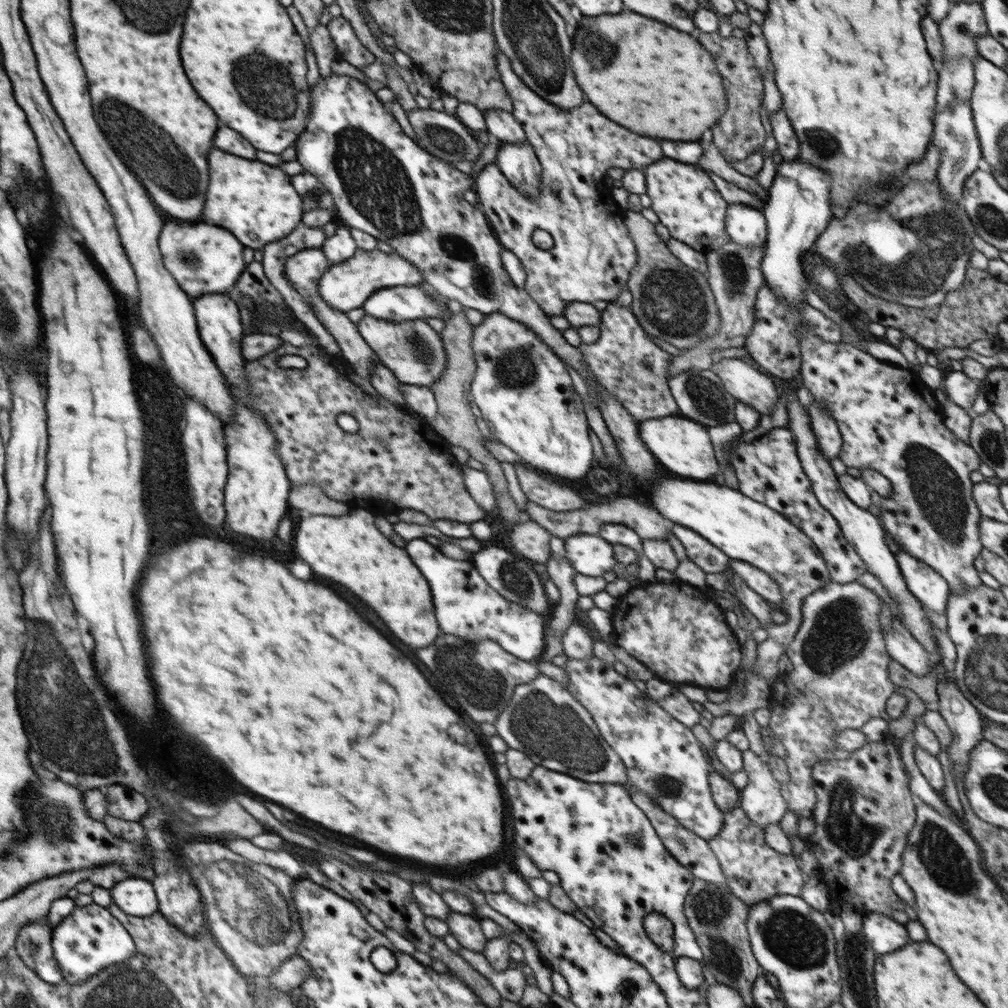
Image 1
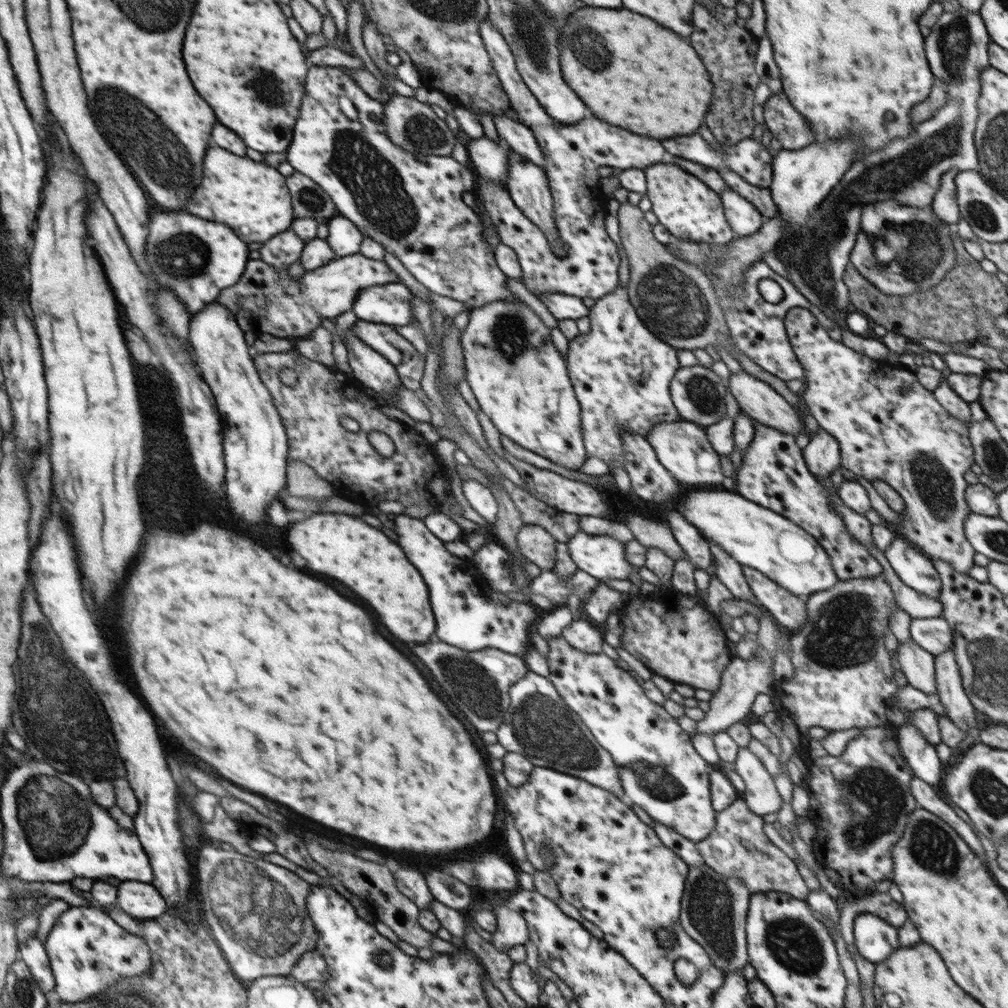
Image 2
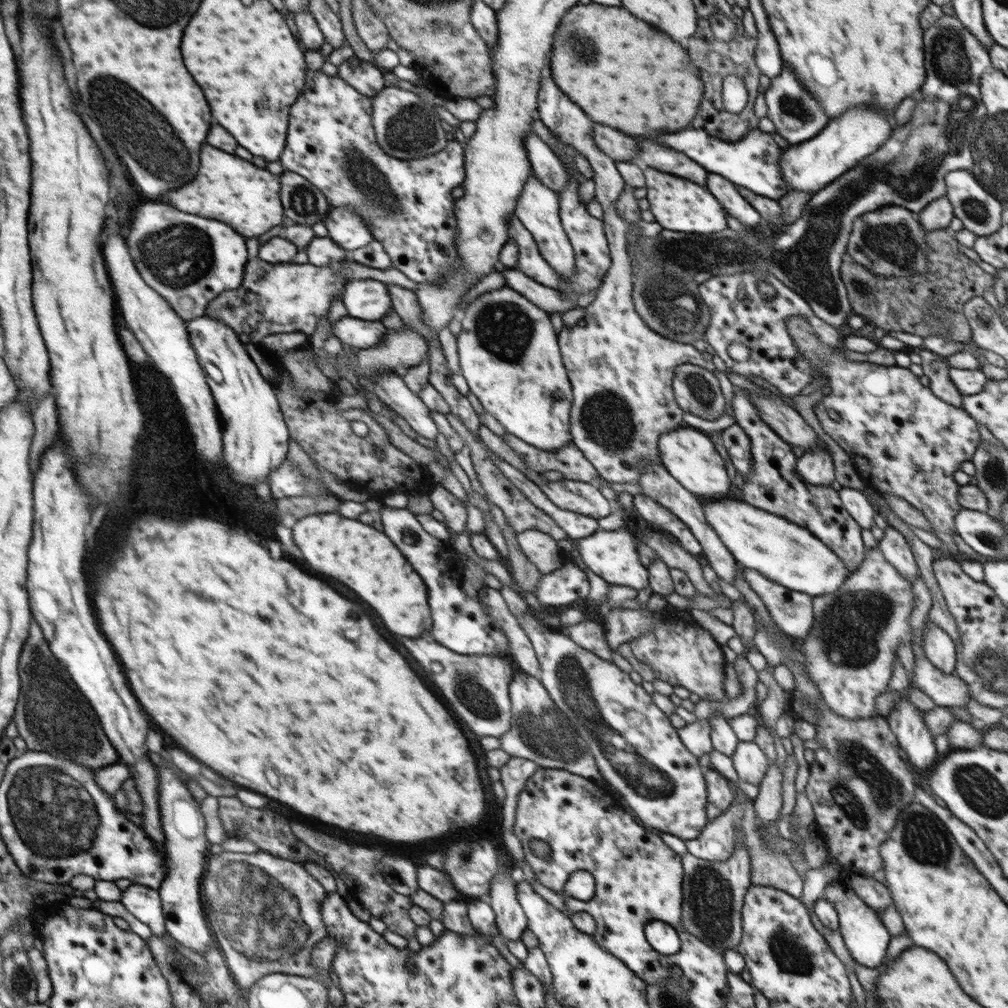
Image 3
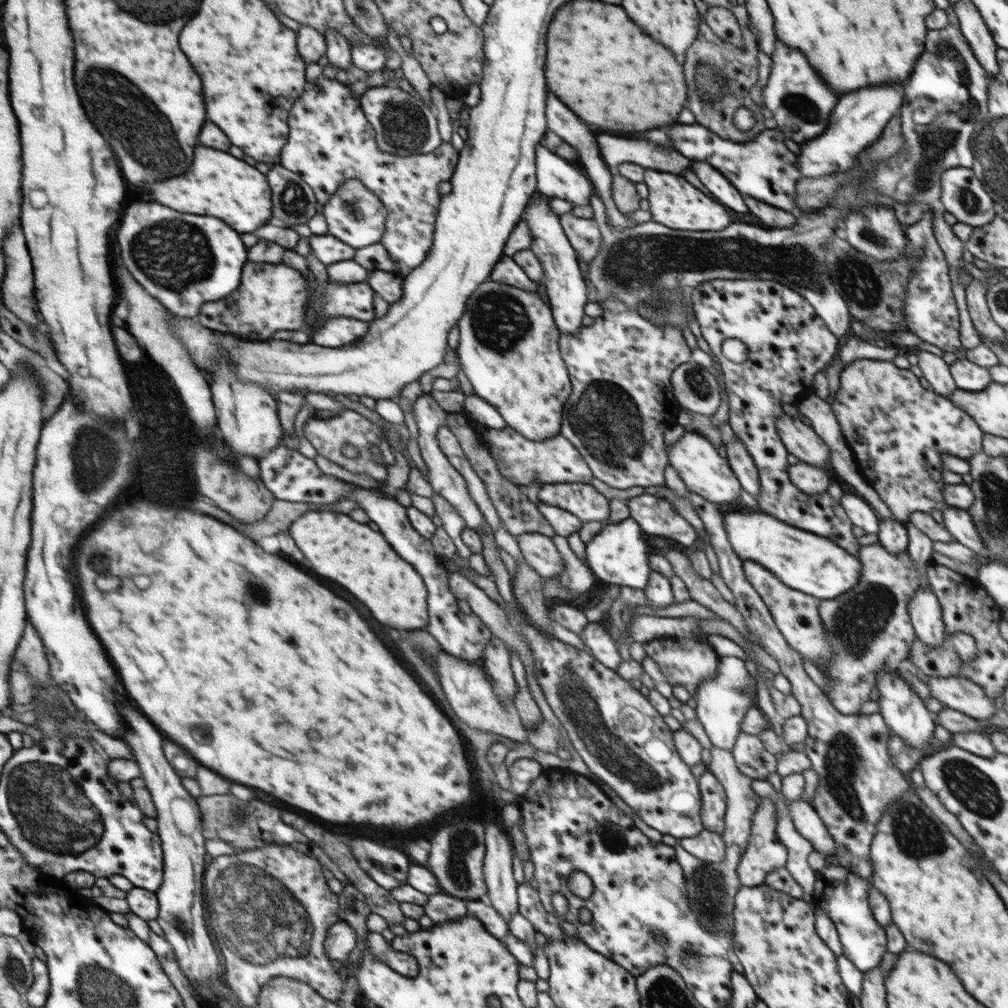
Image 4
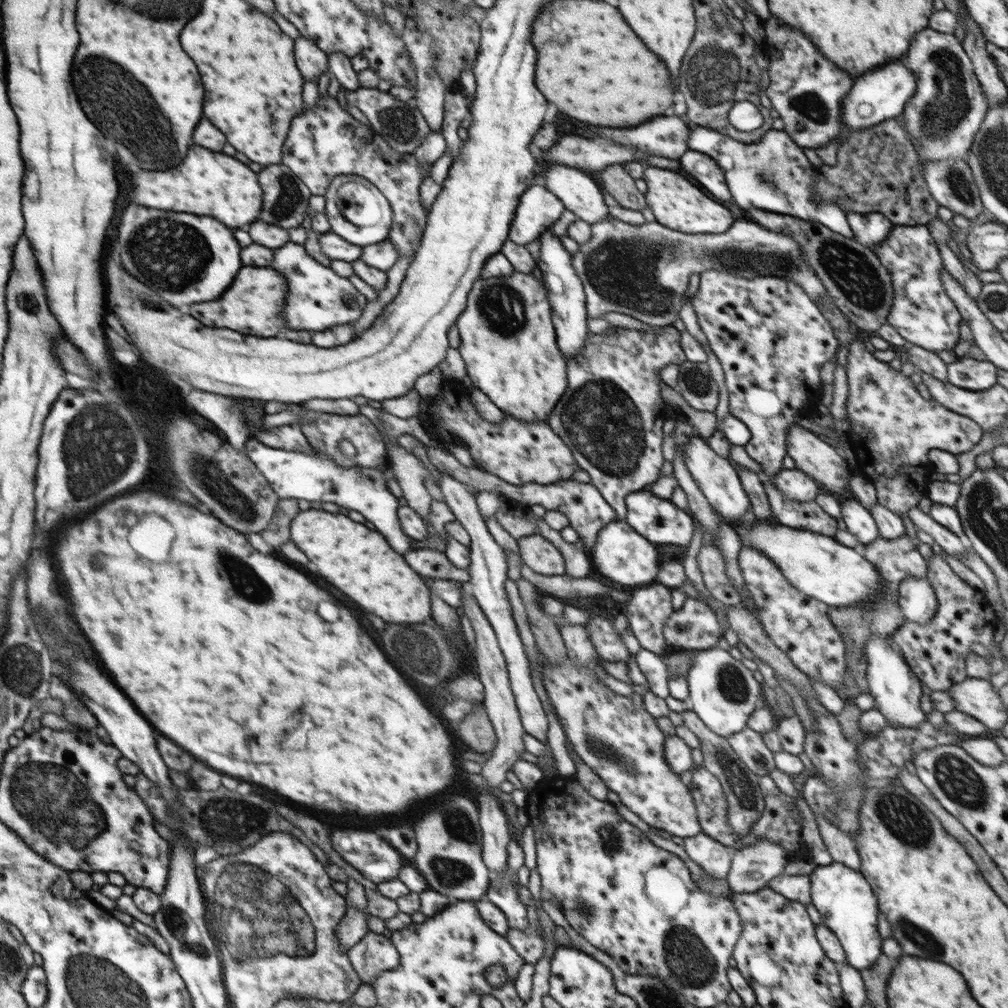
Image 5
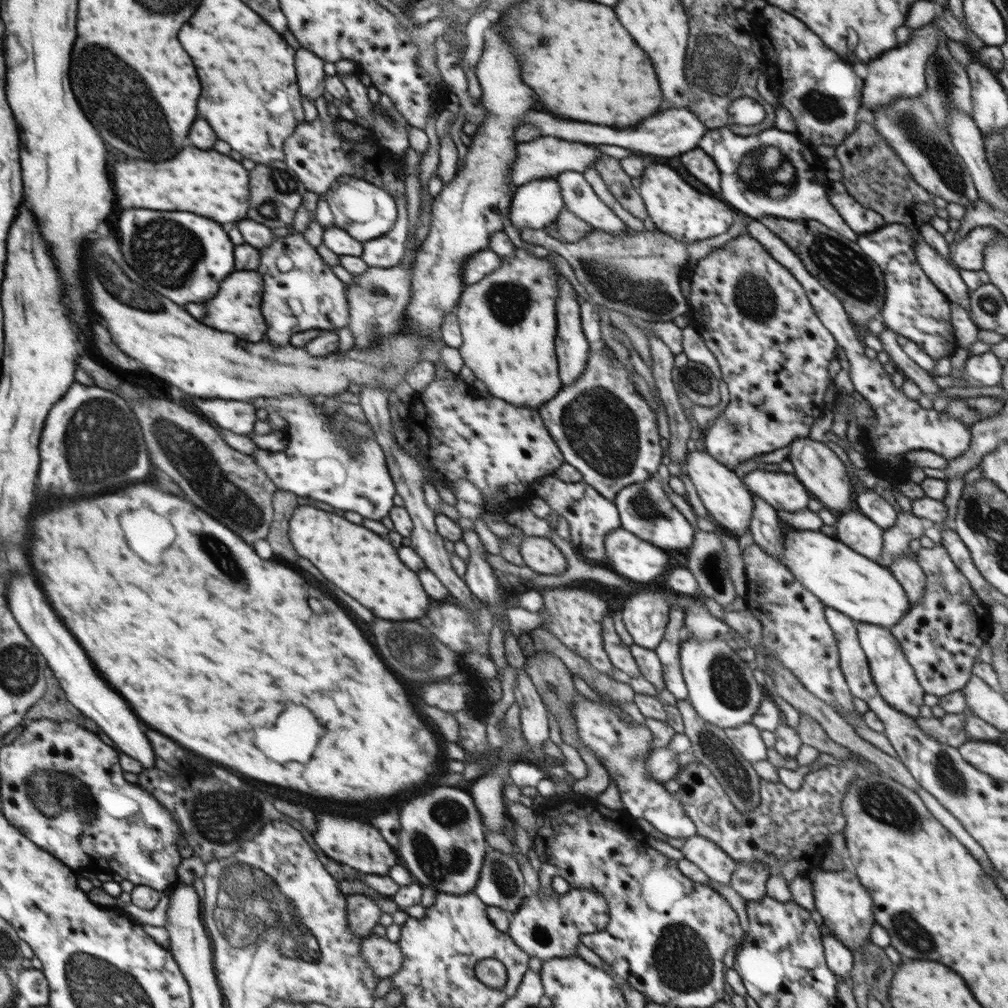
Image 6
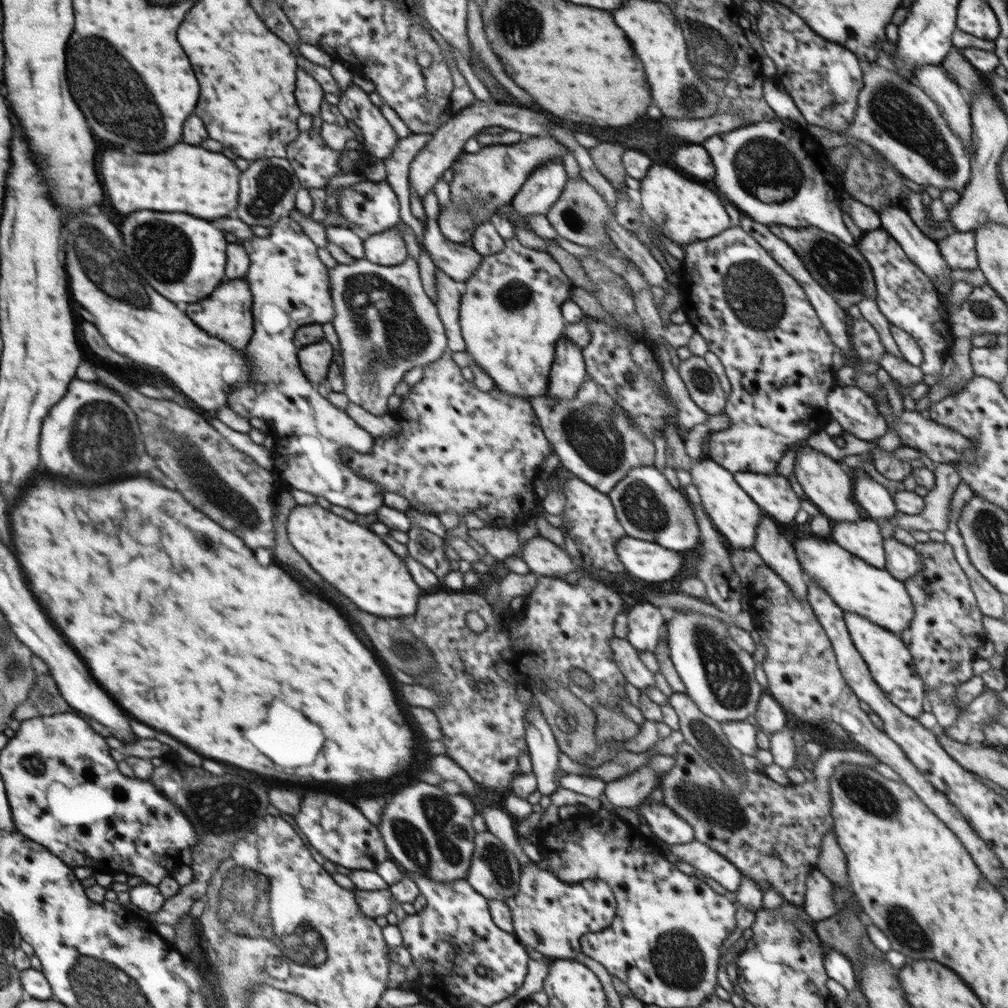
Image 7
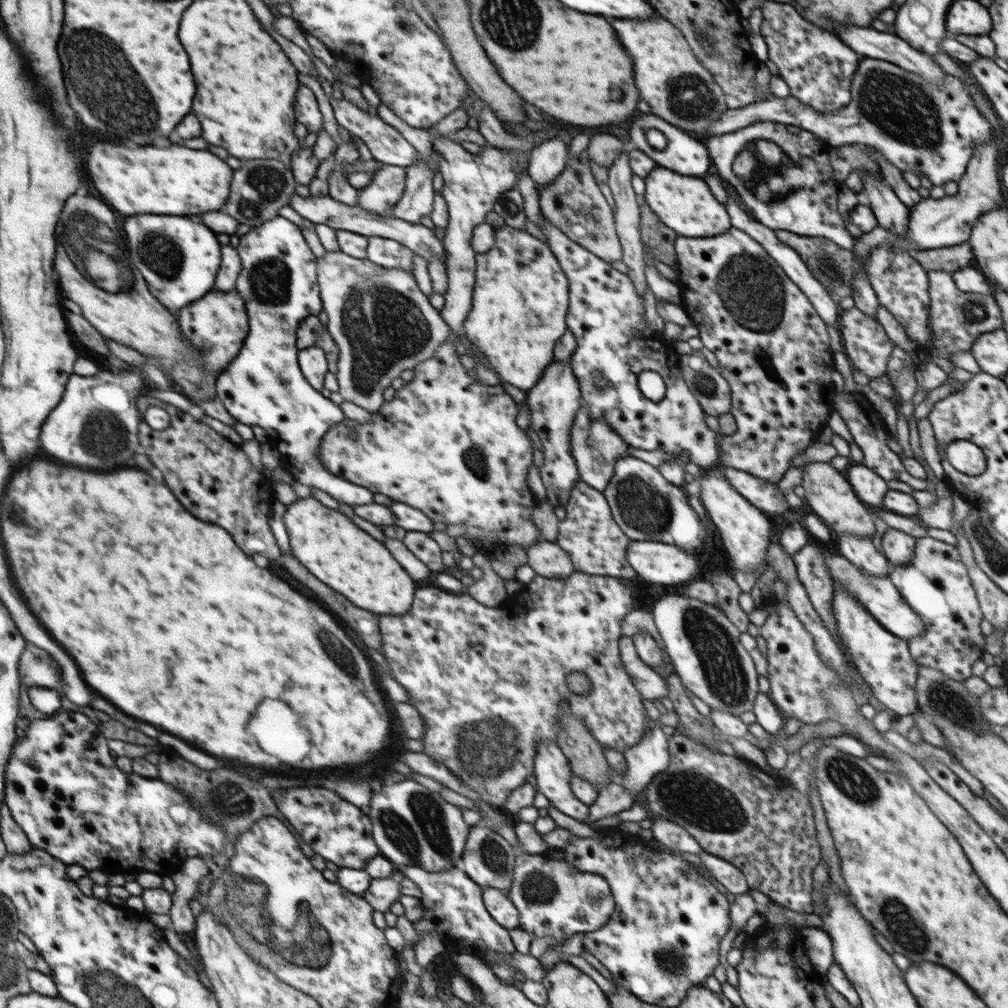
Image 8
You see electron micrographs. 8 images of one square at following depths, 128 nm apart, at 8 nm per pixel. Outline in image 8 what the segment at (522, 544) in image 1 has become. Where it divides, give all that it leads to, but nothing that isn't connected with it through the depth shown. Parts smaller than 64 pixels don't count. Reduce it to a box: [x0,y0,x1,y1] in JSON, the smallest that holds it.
[527,541,575,579]

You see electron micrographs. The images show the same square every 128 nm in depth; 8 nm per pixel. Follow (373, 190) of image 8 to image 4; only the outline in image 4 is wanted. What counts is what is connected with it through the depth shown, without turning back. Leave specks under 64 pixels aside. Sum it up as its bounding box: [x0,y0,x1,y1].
[321,179,387,249]

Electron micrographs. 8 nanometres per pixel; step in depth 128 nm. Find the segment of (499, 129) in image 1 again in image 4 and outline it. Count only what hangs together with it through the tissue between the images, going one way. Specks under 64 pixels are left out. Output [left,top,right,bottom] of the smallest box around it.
[535,142,595,207]

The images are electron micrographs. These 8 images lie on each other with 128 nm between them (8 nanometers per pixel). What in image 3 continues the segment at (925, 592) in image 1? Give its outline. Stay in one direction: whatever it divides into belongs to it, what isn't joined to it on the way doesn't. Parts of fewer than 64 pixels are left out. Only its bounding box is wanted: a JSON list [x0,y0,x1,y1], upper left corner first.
[878,524,920,584]

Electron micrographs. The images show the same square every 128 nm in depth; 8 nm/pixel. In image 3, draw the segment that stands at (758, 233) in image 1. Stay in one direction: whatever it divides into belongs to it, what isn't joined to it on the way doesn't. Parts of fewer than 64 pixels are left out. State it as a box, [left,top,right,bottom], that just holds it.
[706,174,760,230]

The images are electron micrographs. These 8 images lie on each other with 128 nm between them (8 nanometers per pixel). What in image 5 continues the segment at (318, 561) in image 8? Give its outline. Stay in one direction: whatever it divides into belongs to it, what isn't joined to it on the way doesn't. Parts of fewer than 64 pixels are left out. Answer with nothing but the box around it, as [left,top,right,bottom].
[290,510,431,624]

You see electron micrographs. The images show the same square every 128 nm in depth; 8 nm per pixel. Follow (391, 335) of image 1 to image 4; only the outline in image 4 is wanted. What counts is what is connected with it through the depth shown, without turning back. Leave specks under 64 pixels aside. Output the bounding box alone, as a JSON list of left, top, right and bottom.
[311,316,370,348]

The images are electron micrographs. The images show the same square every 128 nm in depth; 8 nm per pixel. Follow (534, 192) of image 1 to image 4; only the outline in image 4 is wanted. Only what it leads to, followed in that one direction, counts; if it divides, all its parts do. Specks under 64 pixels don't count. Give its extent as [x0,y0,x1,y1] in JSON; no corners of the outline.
[522,191,589,336]

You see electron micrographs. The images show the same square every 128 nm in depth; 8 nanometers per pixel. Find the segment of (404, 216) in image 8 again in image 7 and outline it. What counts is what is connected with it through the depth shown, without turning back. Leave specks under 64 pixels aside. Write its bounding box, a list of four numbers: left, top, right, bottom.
[408,98,548,203]

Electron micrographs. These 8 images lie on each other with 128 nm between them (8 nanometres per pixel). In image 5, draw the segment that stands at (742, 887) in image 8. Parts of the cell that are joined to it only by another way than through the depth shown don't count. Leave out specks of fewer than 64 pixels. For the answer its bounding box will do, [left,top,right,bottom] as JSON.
[684,833,733,878]

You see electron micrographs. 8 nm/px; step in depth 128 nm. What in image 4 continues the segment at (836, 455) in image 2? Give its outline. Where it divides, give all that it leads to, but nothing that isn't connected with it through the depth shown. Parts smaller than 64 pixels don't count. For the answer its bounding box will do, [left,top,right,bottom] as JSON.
[788,462,836,496]

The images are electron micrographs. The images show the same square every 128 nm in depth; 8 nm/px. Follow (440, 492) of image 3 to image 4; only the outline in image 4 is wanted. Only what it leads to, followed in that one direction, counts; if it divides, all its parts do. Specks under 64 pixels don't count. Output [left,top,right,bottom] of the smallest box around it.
[431,493,472,559]

